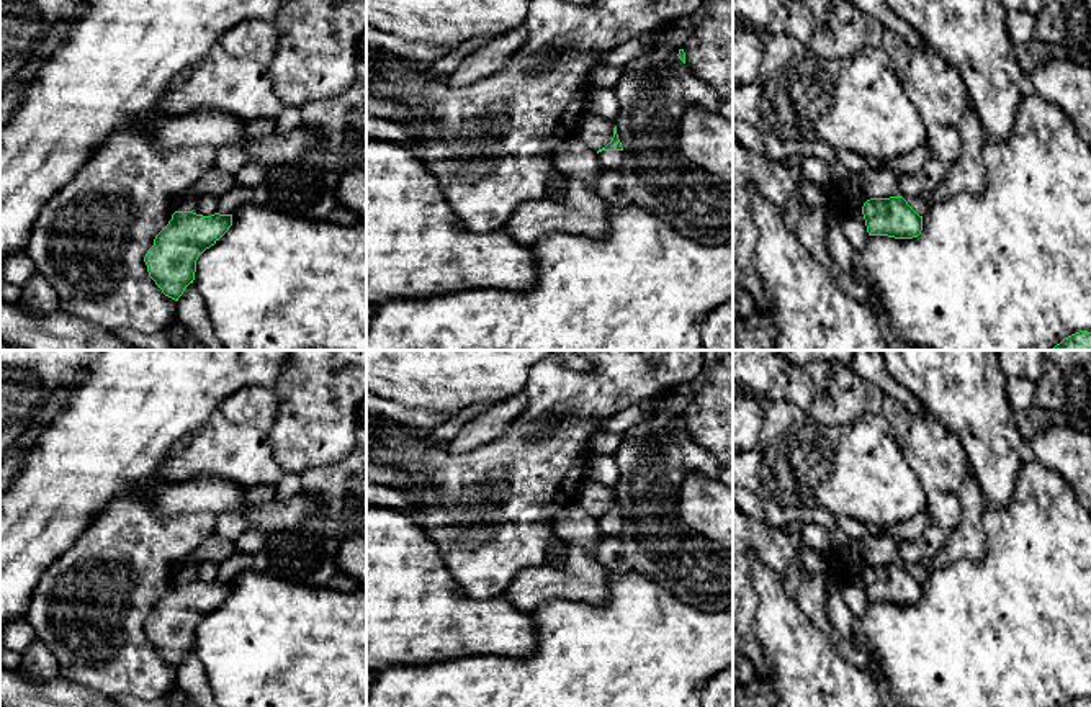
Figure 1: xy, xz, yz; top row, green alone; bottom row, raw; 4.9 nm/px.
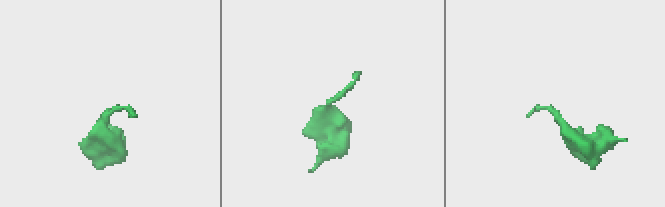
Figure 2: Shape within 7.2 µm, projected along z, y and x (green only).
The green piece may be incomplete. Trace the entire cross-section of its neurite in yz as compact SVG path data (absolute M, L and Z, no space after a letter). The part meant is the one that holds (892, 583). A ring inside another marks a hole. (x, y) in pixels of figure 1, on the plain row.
M903 563L870 565L862 573L869 602L913 606L923 597L919 583Z

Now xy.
M175 578L144 624L149 643L165 663L178 668L195 646L198 624L231 592L232 581L203 583L193 578Z

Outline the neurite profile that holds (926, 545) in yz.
M929 525L918 538L903 542L900 548L901 563L909 568L924 558L932 558L945 543L950 532L937 525Z

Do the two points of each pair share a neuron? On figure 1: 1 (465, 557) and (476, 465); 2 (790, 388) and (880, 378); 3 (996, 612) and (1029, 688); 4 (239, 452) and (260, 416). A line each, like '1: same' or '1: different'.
1: same
2: different
3: same
4: different

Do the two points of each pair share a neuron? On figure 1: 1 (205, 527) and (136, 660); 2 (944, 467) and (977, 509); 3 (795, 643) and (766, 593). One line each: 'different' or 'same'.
1: same
2: different
3: same

